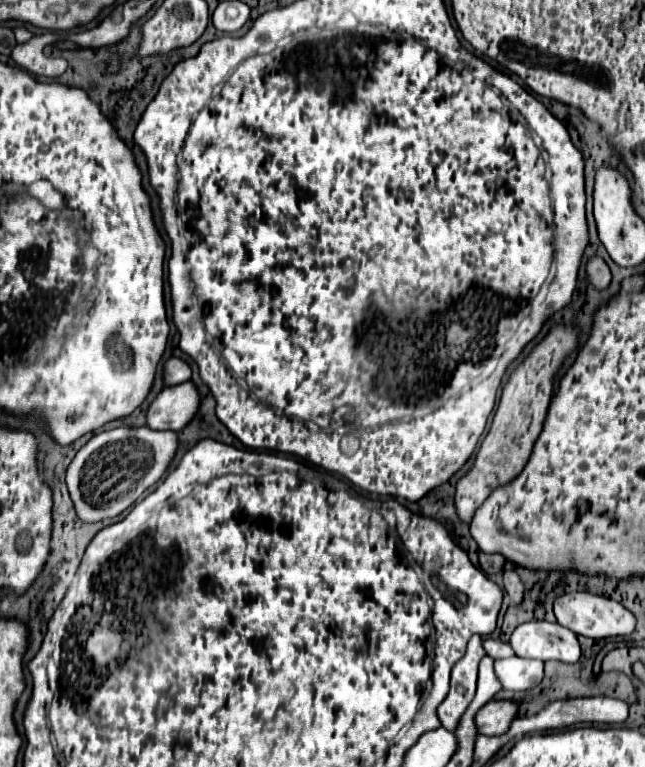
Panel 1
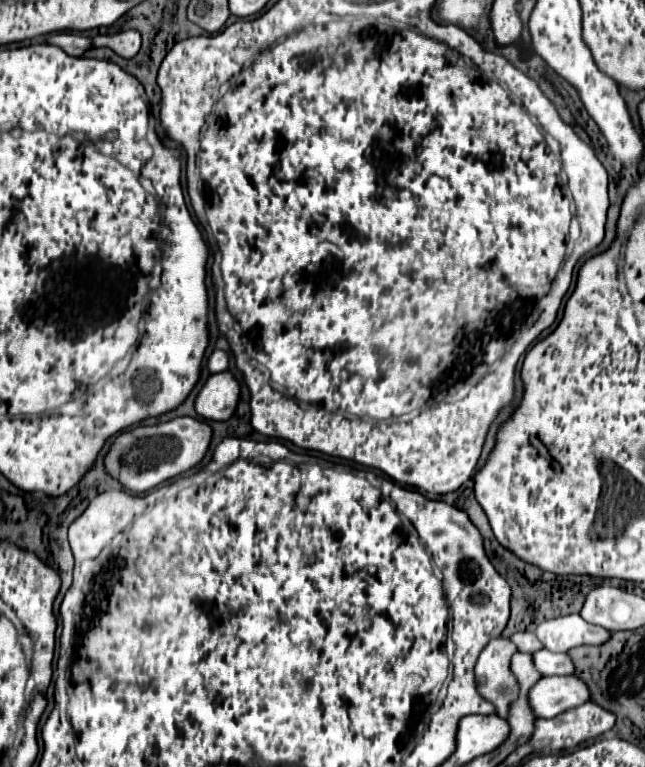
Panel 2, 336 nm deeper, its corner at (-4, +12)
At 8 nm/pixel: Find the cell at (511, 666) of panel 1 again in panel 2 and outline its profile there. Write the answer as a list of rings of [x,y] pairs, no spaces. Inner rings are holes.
[[[537,650],[533,654],[533,664],[541,672],[541,676],[553,676],[553,674],[573,674],[573,662],[567,654],[555,654],[549,650]]]

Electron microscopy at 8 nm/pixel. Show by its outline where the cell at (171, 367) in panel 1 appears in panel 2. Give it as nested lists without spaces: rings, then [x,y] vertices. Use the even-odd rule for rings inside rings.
[[[213,350],[213,354],[211,354],[209,360],[207,360],[207,370],[209,370],[211,374],[215,374],[215,372],[227,370],[227,366],[229,366],[227,354],[221,352],[221,350]]]

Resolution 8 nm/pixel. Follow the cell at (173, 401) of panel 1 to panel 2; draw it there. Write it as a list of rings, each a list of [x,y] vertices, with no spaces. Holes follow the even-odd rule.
[[[229,372],[211,374],[195,398],[195,412],[205,420],[229,420],[239,400],[239,384]]]

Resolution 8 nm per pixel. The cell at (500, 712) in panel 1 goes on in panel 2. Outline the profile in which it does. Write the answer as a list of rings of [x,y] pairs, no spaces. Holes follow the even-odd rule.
[[[547,676],[529,690],[527,700],[535,718],[553,718],[587,702],[589,690],[577,676]]]

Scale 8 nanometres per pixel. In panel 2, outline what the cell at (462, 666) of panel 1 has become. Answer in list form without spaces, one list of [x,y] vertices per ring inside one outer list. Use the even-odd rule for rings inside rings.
[[[499,636],[489,640],[475,664],[477,692],[495,706],[495,712],[501,718],[507,714],[509,698],[517,694],[517,680],[509,674],[509,658],[513,652],[517,652],[513,642]]]

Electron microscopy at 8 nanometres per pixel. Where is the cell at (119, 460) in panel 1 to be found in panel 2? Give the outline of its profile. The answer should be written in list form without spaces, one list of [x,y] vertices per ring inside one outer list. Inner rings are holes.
[[[173,418],[169,422],[153,426],[135,426],[121,432],[111,444],[109,452],[103,458],[105,472],[121,482],[121,486],[131,494],[141,494],[157,484],[175,478],[189,468],[193,468],[205,456],[211,442],[209,424],[195,418]]]

